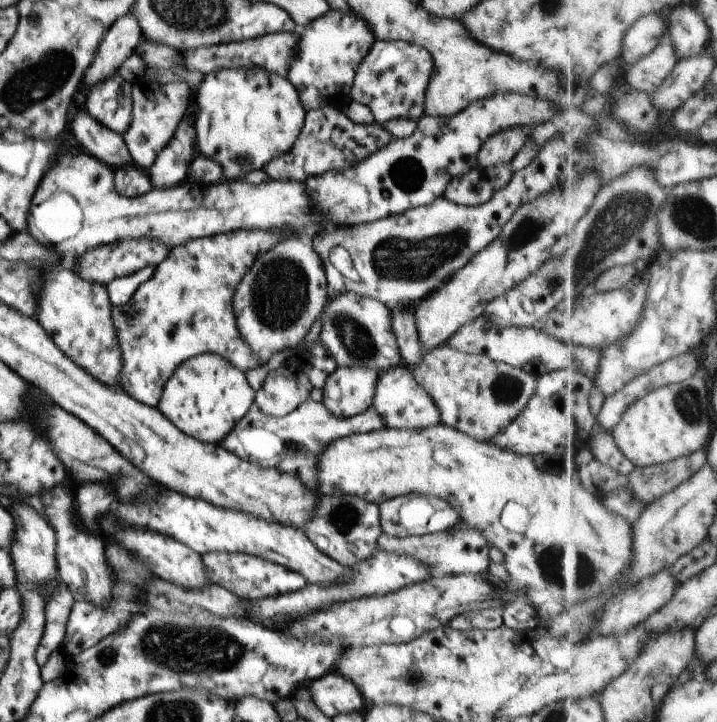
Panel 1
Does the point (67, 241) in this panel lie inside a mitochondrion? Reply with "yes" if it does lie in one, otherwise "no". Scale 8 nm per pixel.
no

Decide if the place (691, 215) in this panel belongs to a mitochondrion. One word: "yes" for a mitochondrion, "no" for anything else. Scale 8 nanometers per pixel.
yes

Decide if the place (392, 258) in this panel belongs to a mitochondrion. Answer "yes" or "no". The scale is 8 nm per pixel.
yes

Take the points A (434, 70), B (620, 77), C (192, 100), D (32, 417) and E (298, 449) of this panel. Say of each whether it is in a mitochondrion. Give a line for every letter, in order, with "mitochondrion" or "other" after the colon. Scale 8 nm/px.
A: other
B: other
C: other
D: other
E: mitochondrion

